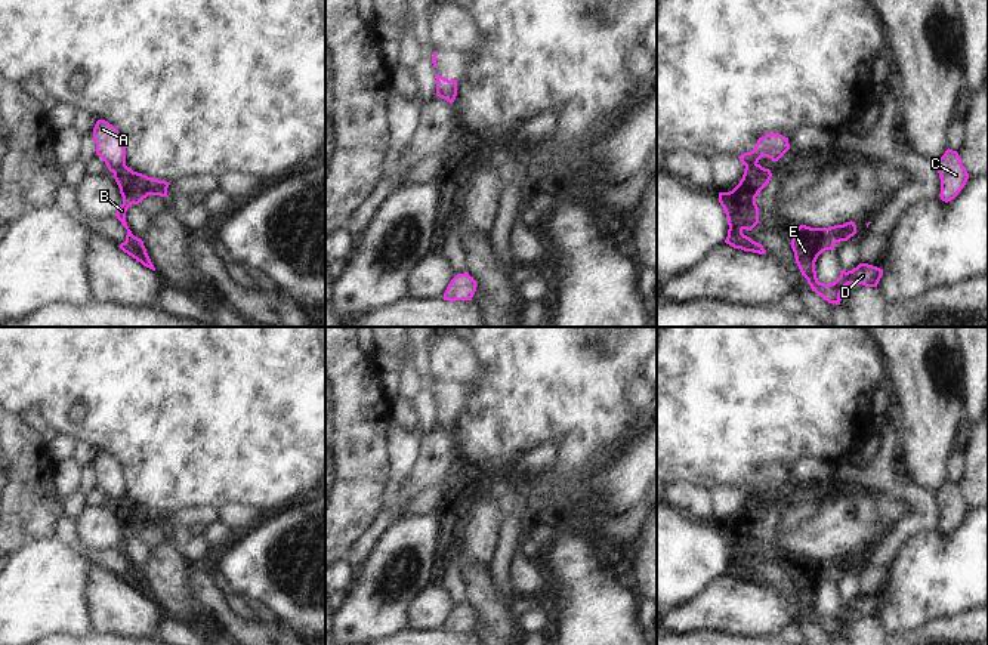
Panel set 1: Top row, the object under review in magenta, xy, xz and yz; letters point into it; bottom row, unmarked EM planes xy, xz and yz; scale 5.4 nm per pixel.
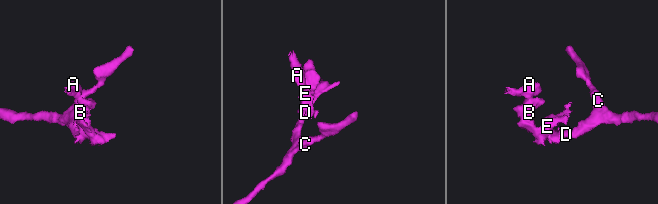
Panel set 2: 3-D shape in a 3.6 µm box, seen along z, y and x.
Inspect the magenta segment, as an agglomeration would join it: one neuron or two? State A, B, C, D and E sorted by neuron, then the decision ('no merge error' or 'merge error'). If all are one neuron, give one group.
groups A / B C D E; merge error

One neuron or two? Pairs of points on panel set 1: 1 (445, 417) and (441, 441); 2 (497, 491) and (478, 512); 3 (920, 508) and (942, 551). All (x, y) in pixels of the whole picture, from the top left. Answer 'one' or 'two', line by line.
1: two
2: two
3: two

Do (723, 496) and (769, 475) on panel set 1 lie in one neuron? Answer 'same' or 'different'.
same

